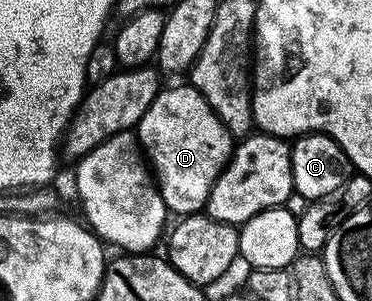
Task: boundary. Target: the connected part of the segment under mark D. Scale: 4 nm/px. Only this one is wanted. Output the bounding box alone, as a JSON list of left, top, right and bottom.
[136,83,236,215]

